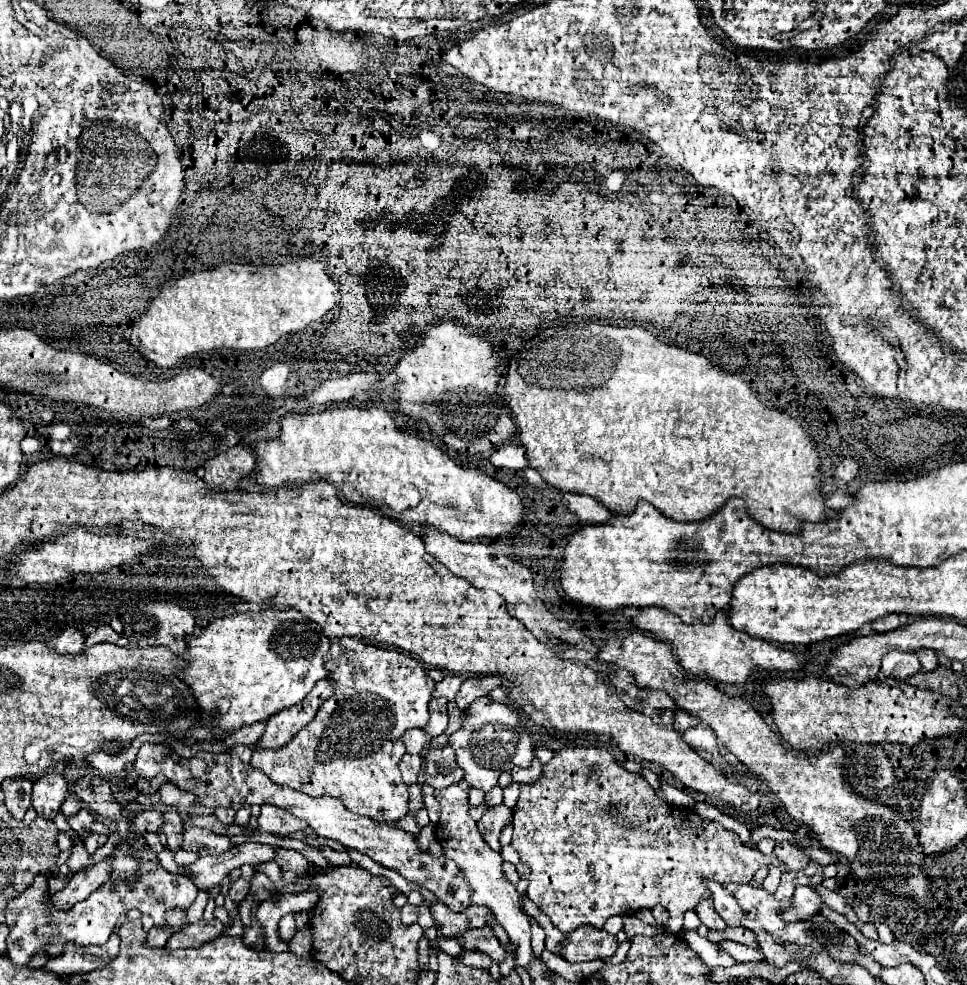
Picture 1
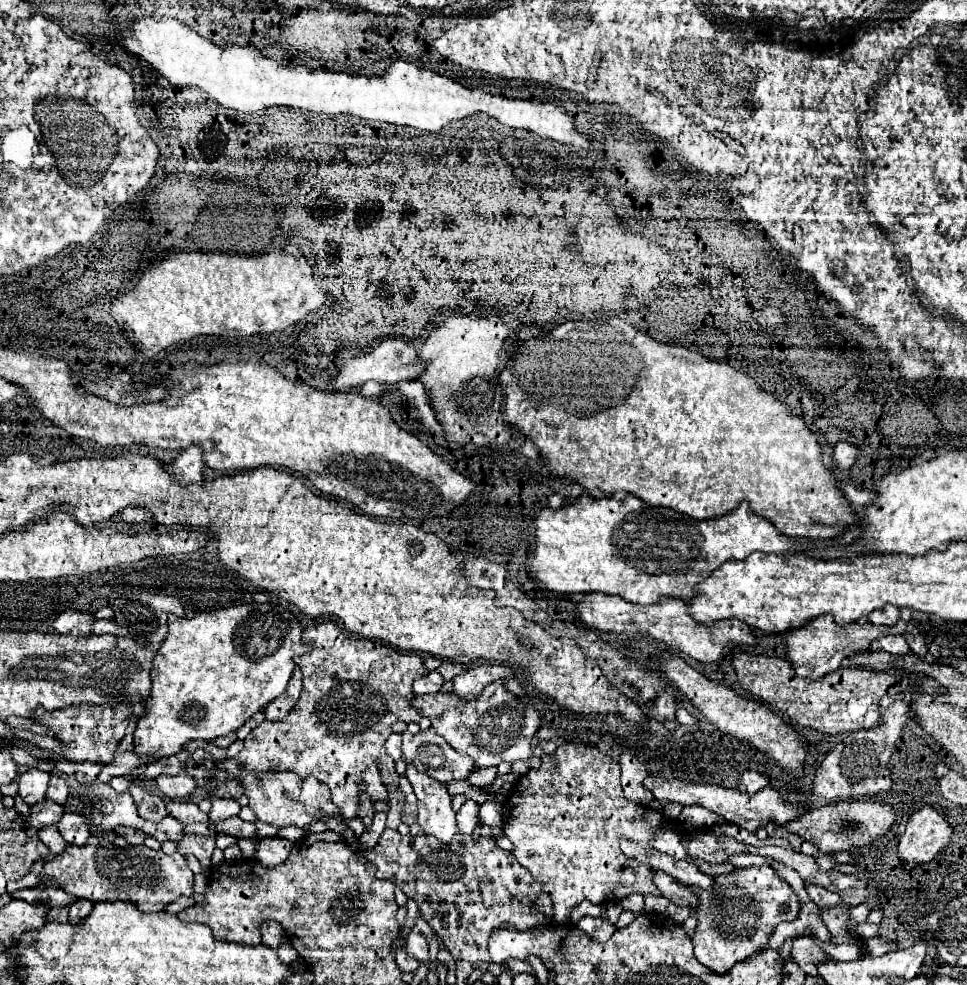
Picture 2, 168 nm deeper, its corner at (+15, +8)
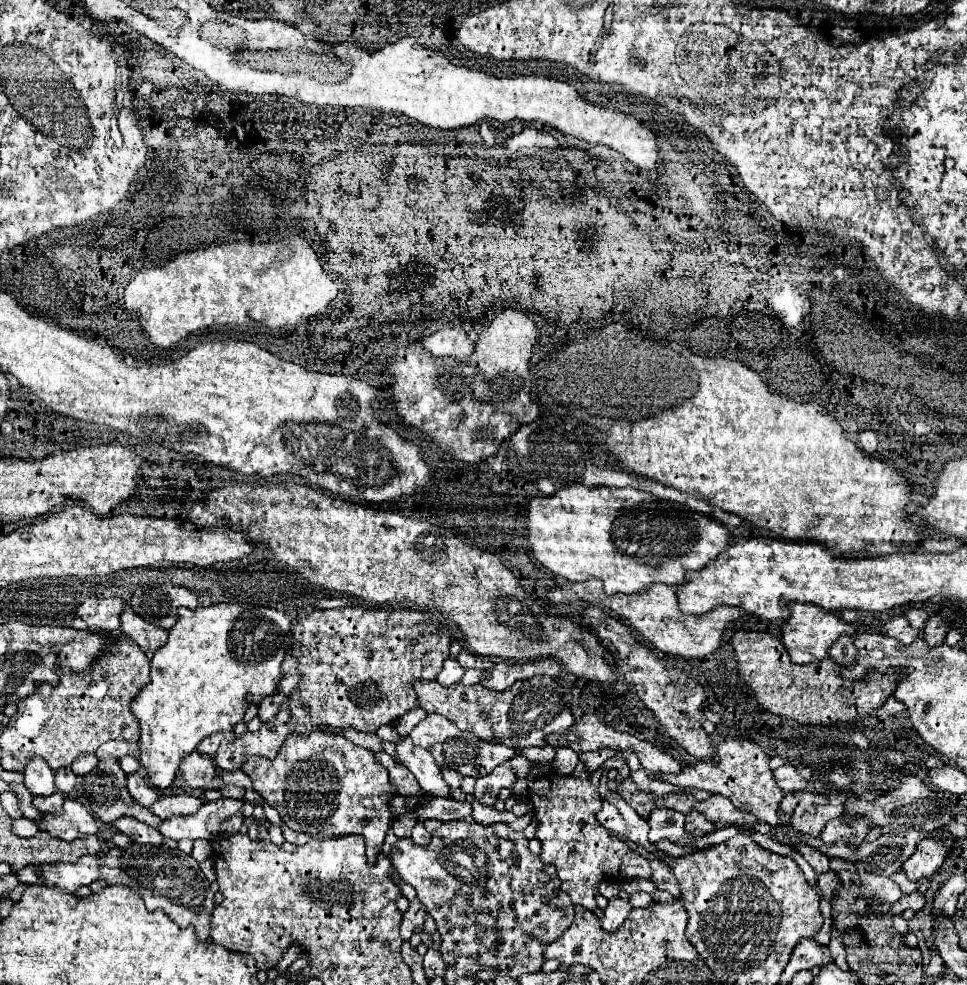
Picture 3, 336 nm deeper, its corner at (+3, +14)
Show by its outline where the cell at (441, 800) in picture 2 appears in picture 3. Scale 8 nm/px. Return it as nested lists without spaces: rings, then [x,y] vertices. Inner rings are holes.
[[[401,737],[395,745],[397,761],[407,767],[419,781],[423,791],[435,791],[437,795],[449,795],[449,785],[441,777],[439,765],[433,761],[427,749],[413,745],[409,737]]]

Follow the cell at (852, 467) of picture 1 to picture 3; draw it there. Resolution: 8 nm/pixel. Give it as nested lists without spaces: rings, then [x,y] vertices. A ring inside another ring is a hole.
[[[863,431],[859,435],[859,447],[863,453],[867,455],[873,455],[877,451],[877,445],[879,445],[879,437],[875,431]]]

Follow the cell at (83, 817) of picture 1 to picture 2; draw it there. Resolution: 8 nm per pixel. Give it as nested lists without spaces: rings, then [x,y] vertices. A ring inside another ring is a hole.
[[[43,801],[43,803],[37,803],[31,807],[31,815],[27,819],[27,823],[31,827],[47,827],[47,825],[55,825],[61,821],[61,815],[65,813],[65,807],[63,805],[57,805],[53,801]]]

